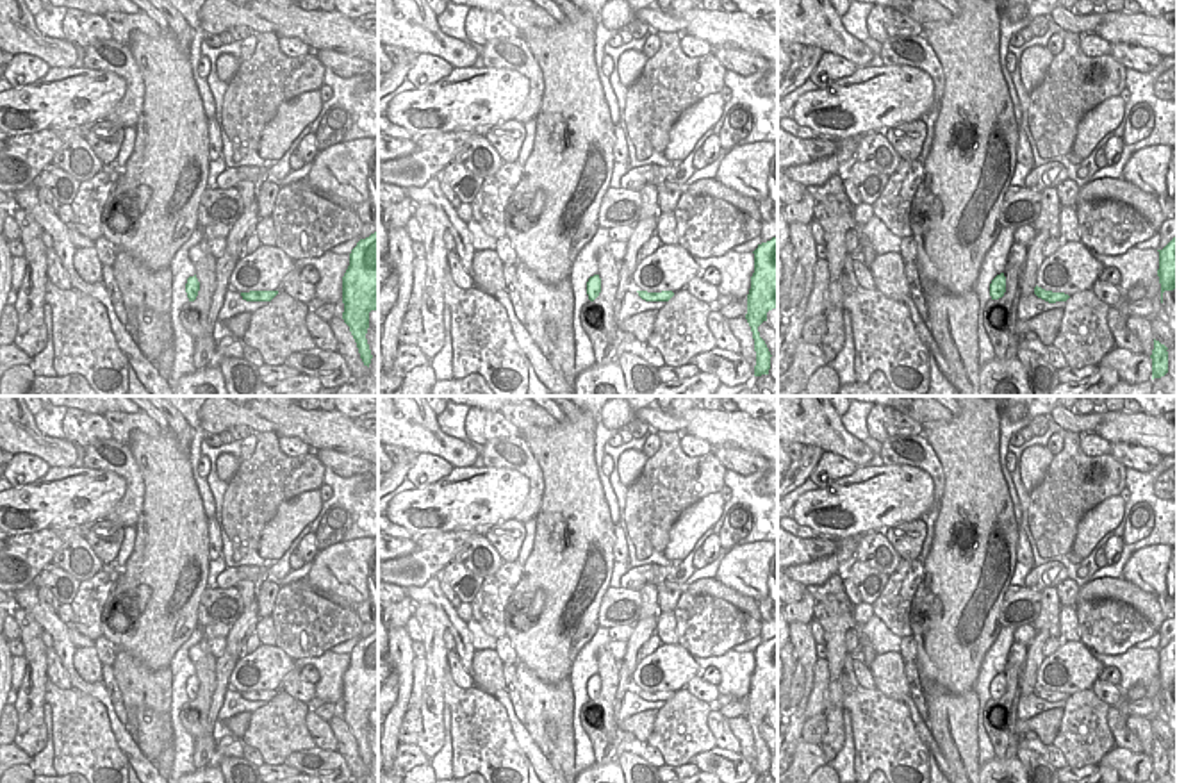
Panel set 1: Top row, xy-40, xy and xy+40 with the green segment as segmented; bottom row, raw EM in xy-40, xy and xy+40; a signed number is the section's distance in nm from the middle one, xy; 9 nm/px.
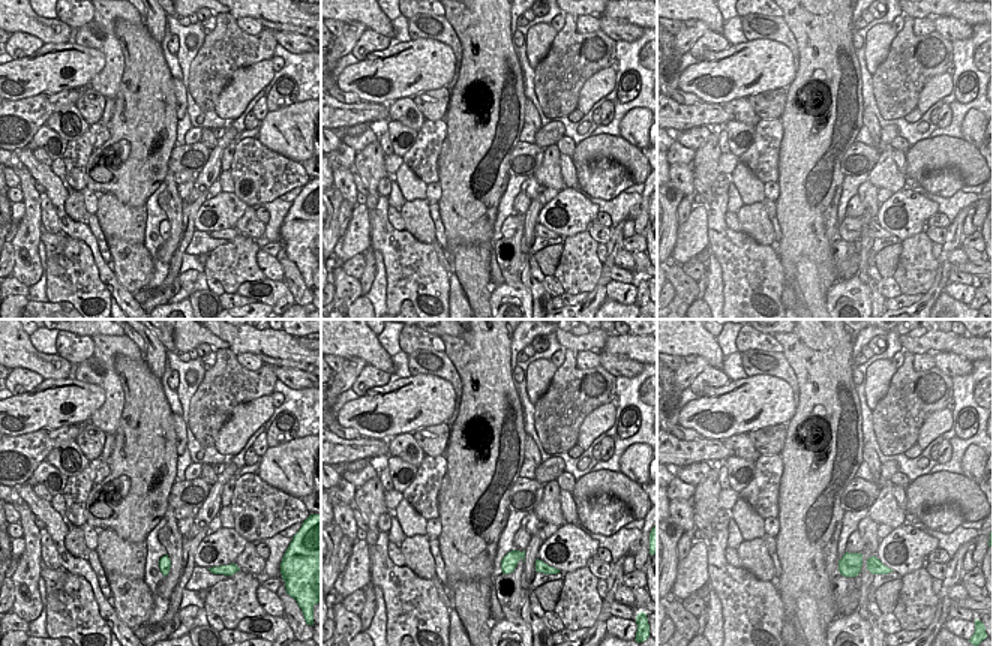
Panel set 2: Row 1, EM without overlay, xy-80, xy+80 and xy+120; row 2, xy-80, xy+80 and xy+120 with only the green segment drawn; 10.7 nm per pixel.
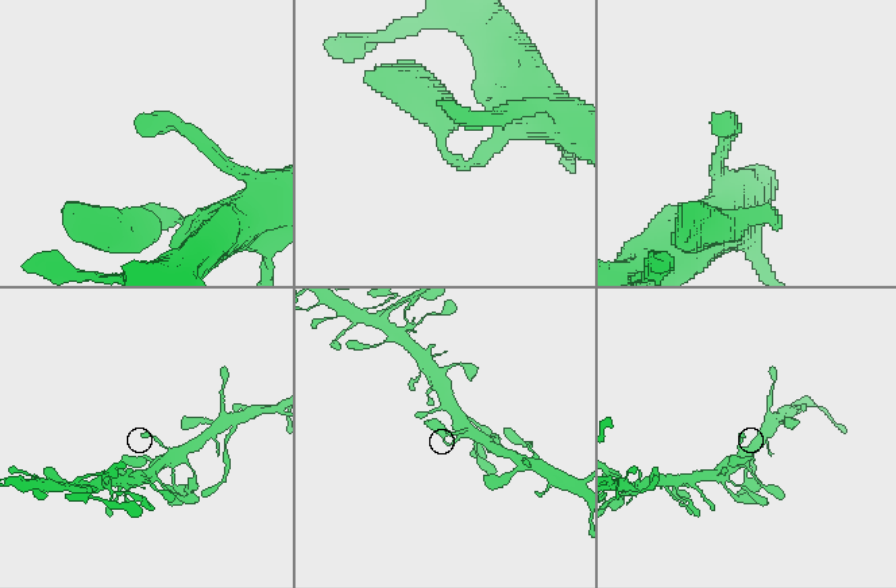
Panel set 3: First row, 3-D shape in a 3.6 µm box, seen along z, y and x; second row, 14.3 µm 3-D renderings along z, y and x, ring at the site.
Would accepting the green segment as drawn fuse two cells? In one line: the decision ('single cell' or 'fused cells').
single cell

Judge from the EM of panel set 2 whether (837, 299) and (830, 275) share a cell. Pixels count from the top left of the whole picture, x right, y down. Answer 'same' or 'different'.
different

